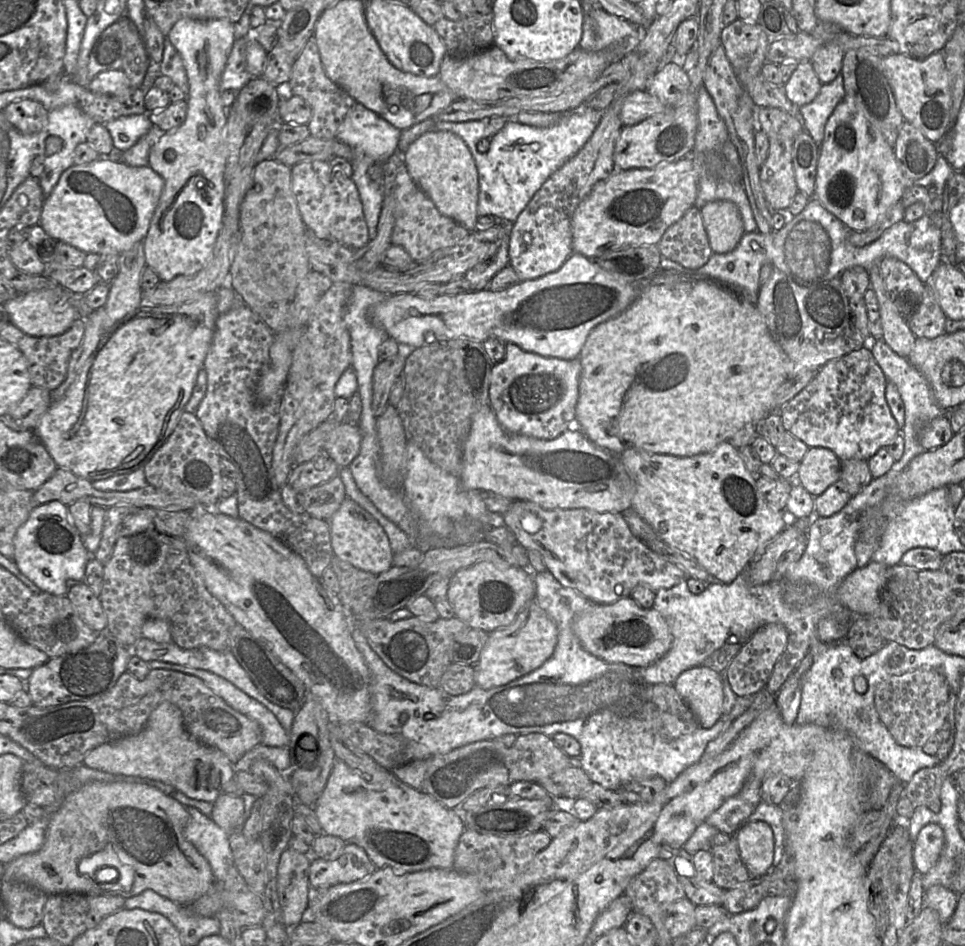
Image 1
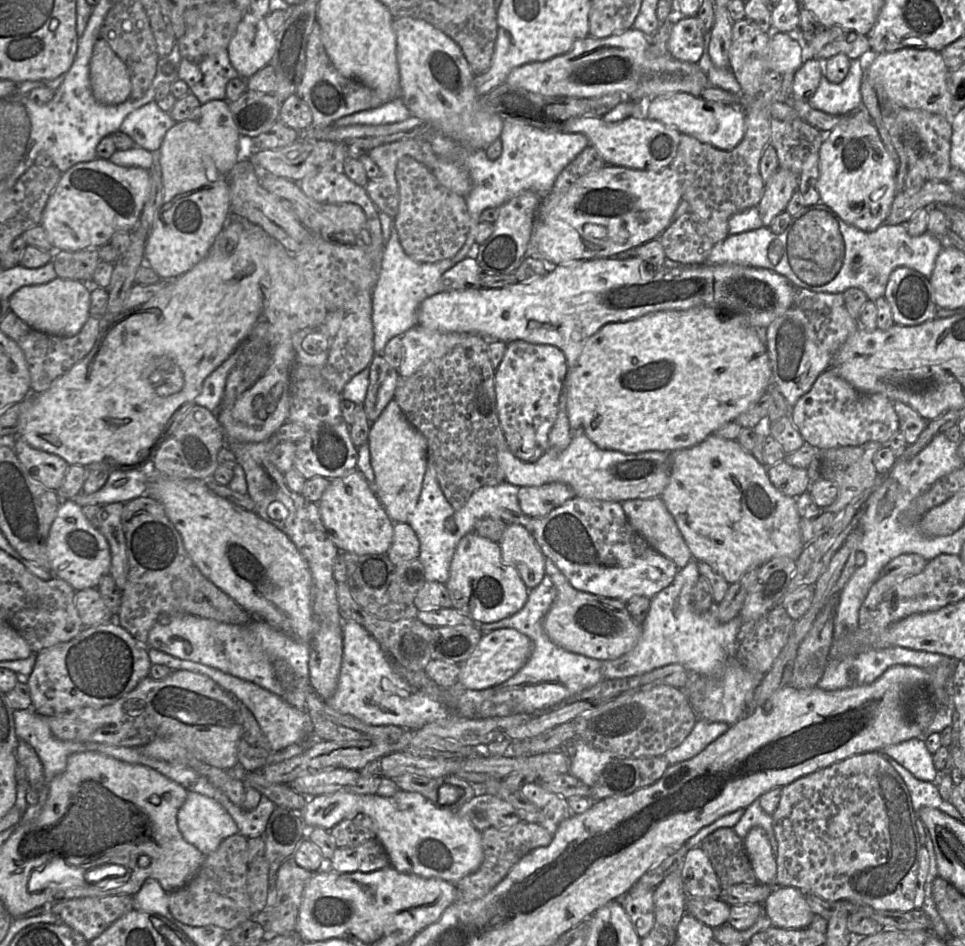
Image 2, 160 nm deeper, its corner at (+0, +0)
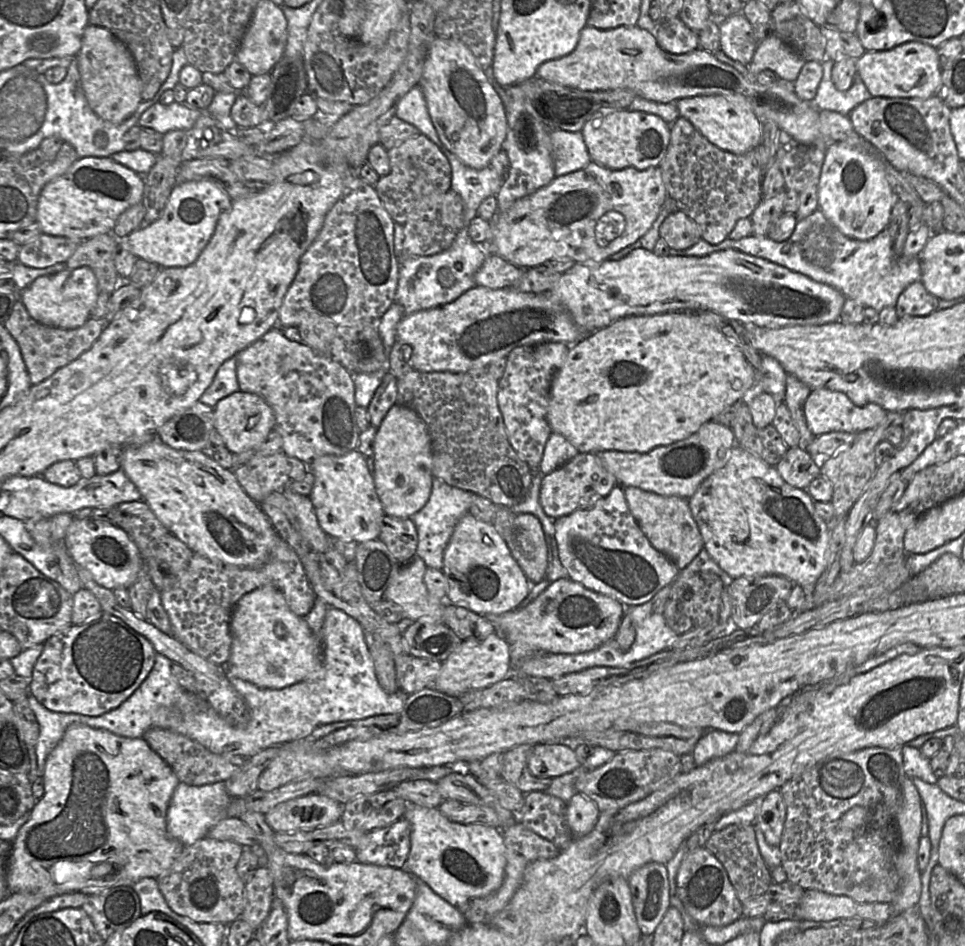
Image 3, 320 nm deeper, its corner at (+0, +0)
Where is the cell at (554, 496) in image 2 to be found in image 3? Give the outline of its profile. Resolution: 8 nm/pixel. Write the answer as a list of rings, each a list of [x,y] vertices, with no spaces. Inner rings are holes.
[[[578,453],[554,471],[541,474],[539,502],[549,517],[557,519],[576,510],[589,509],[616,486],[619,486],[616,478],[603,466],[597,454]]]

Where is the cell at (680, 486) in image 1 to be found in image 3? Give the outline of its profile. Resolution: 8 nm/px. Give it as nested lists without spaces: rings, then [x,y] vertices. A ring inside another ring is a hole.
[[[737,443],[724,464],[707,477],[687,500],[703,538],[704,549],[732,579],[779,575],[795,585],[811,589],[824,571],[831,531],[827,521],[816,514],[812,498],[805,490],[787,484],[774,466]]]

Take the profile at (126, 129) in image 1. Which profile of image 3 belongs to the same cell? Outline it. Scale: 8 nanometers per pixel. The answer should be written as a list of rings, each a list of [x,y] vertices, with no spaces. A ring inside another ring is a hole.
[[[160,101],[143,112],[138,126],[153,129],[163,135],[172,130],[190,130],[205,110],[197,110],[185,103],[164,105]]]

